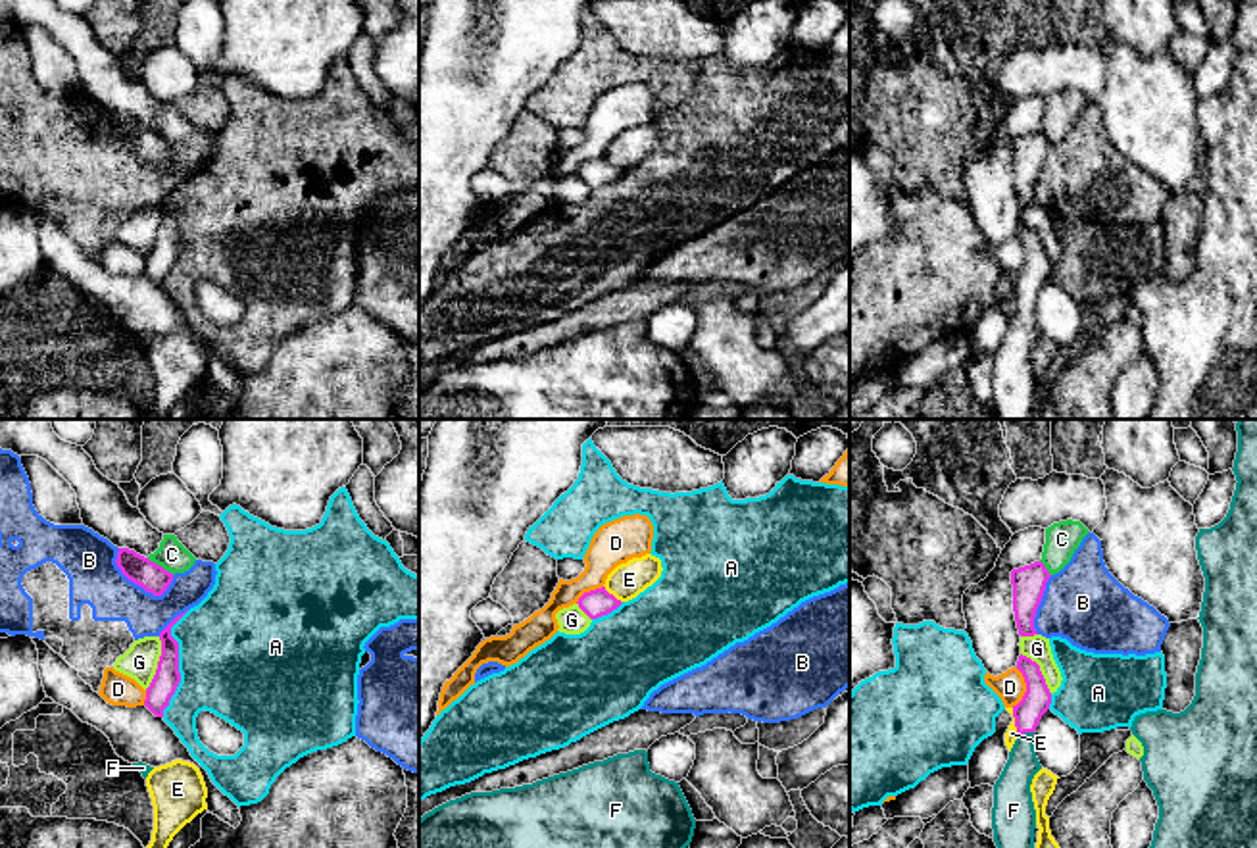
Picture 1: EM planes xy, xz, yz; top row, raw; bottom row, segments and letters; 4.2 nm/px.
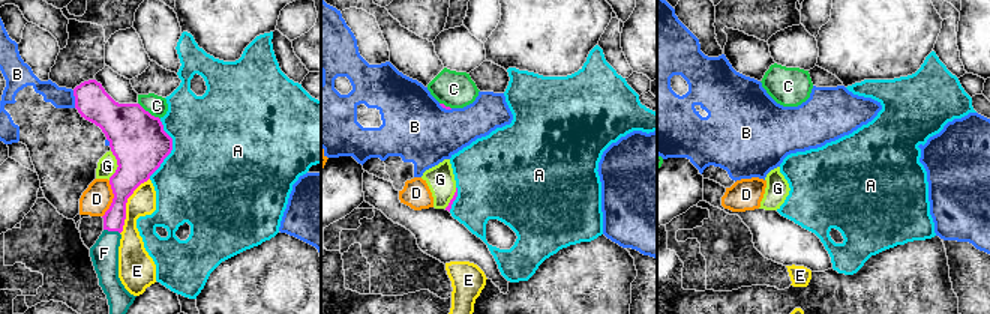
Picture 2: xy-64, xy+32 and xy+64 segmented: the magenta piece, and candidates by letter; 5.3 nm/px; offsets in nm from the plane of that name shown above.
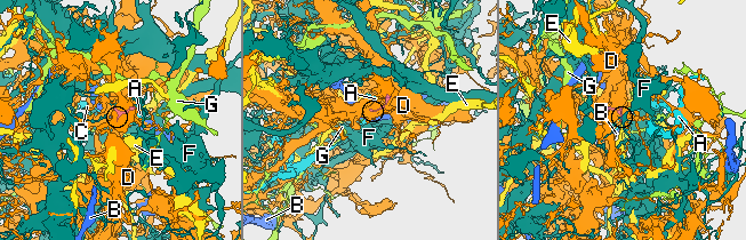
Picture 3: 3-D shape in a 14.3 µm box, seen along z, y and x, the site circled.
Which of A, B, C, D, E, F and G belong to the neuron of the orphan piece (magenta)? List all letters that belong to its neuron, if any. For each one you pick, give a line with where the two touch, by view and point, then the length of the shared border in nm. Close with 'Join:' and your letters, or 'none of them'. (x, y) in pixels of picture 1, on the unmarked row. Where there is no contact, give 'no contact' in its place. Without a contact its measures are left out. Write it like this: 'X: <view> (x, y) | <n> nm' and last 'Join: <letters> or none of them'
F: yz (1025, 300) | 70 nm
Join: F

